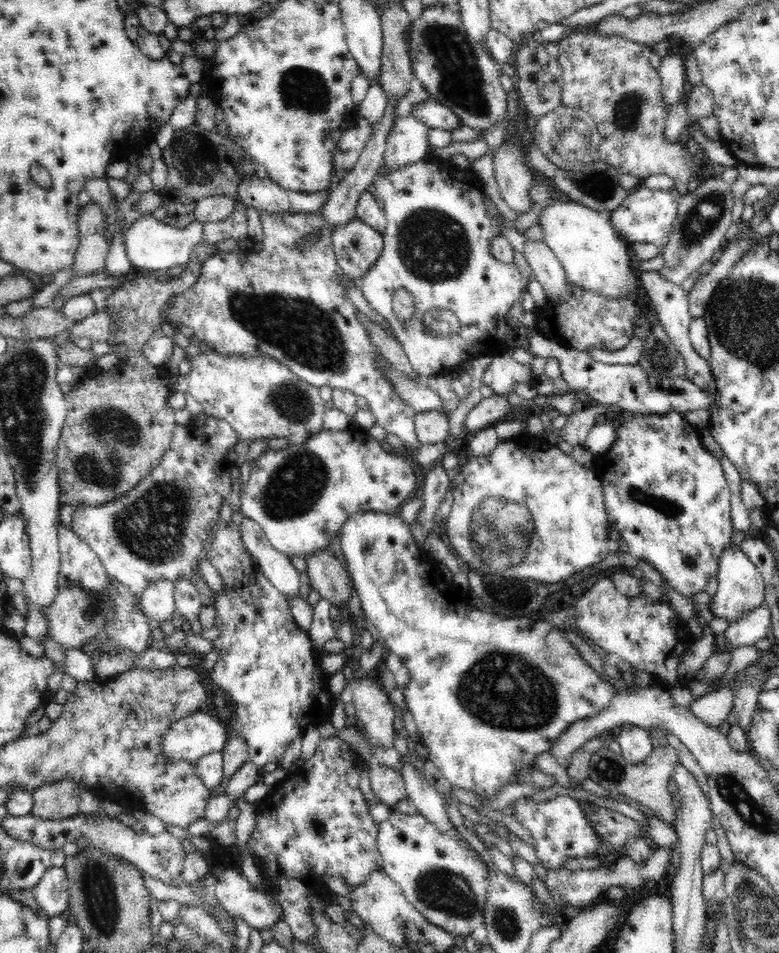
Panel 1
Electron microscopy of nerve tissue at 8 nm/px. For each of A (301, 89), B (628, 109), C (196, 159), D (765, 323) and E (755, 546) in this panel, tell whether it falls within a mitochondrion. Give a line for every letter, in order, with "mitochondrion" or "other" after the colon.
A: mitochondrion
B: mitochondrion
C: mitochondrion
D: mitochondrion
E: other

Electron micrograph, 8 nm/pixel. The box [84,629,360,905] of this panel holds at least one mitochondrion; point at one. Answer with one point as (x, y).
(316, 823)

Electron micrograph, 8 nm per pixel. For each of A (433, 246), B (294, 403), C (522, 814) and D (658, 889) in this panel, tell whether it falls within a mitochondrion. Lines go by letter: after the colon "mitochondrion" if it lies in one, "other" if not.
A: mitochondrion
B: mitochondrion
C: other
D: other

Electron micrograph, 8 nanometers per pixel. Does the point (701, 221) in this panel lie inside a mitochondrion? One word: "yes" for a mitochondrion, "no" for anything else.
yes

